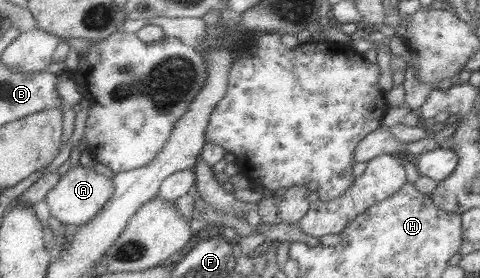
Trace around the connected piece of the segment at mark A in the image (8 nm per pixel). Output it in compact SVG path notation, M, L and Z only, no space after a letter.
M80 165L74 168L72 166L68 172L63 174L62 181L48 194L47 202L54 217L66 225L80 227L94 220L104 210L116 191L115 180L96 172L94 167Z

